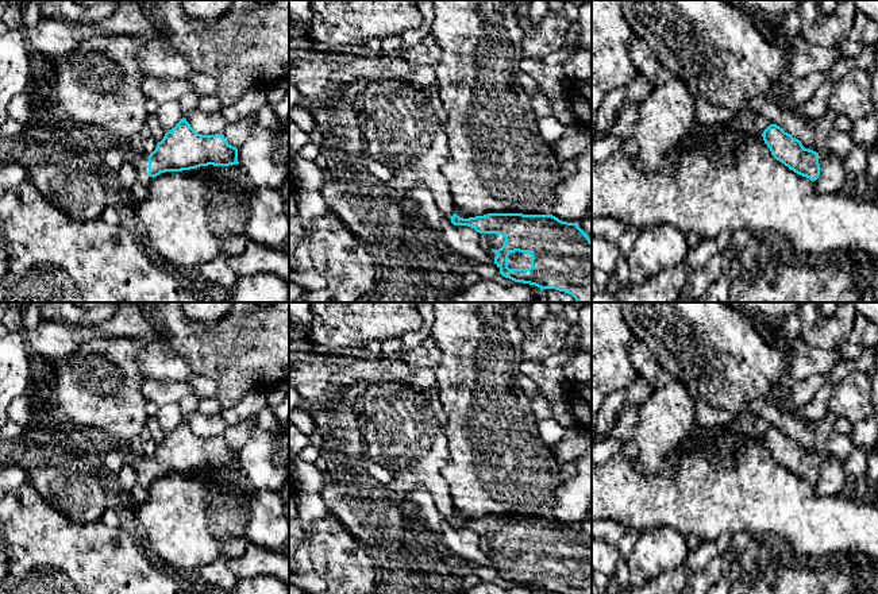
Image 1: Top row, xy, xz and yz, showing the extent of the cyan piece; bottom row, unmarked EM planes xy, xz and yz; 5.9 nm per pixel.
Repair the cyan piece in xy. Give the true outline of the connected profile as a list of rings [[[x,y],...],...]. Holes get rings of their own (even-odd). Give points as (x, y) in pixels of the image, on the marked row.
[[[182,117],[167,131],[155,150],[149,155],[128,155],[138,174],[138,181],[149,185],[165,171],[182,171],[200,166],[230,166],[238,163],[238,148],[224,135],[201,135]]]

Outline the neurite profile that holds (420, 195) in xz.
[[[417,184],[407,193],[419,207],[421,219],[434,230],[442,231],[442,212],[438,208],[434,194],[423,184]]]

